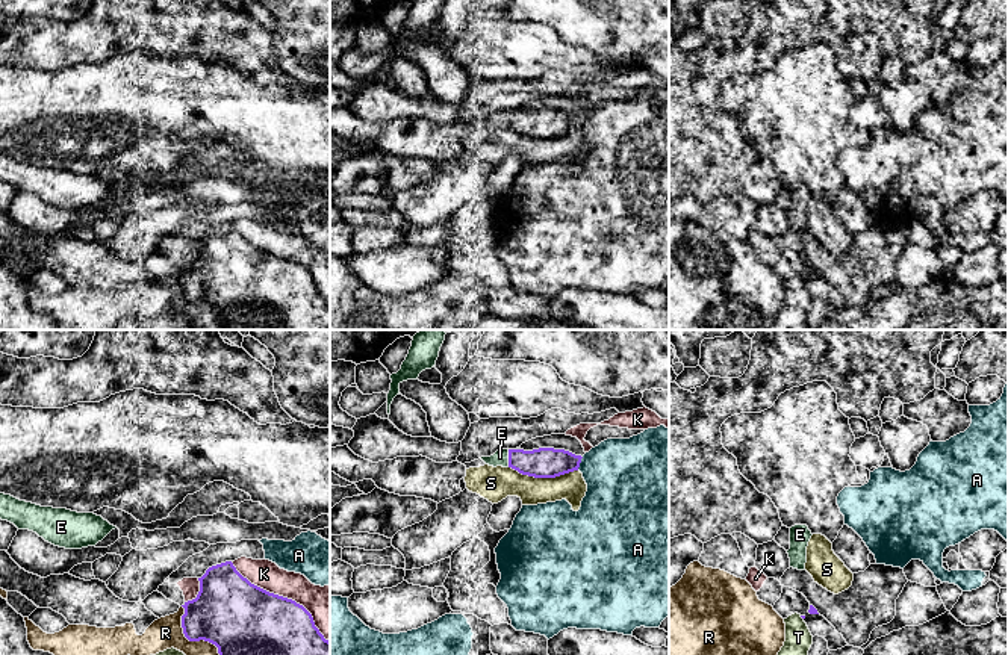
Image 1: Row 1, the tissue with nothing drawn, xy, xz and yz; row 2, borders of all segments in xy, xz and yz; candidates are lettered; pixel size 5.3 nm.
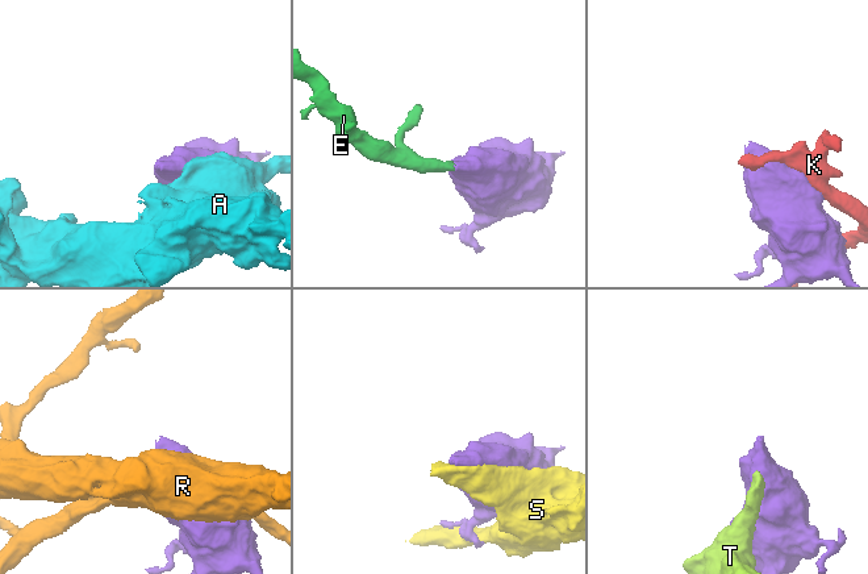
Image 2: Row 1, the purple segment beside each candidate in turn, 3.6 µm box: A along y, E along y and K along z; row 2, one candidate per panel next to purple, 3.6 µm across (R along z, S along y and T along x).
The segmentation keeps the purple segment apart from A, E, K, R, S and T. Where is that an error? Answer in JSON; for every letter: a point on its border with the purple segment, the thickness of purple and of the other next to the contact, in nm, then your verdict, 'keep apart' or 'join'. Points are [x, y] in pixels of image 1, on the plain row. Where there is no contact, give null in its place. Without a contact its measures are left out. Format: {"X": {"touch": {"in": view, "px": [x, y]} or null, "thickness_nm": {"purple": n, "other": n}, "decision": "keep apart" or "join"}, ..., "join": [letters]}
{"A": {"touch": {"in": "xz", "px": [580, 123]}, "thickness_nm": {"purple": 160, "other": 400}, "decision": "keep apart"}, "E": {"touch": {"in": "xz", "px": [509, 120]}, "thickness_nm": {"purple": 160, "other": 80}, "decision": "join"}, "K": {"touch": {"in": "xy", "px": [282, 257]}, "thickness_nm": {"purple": 500, "other": 200}, "decision": "keep apart"}, "R": {"touch": {"in": "xy", "px": [196, 301]}, "thickness_nm": {"purple": 380, "other": 170}, "decision": "keep apart"}, "S": {"touch": {"in": "xz", "px": [544, 138]}, "thickness_nm": {"purple": 160, "other": 170}, "decision": "keep apart"}, "T": {"touch": null, "decision": "keep apart"}, "join": ["E"]}

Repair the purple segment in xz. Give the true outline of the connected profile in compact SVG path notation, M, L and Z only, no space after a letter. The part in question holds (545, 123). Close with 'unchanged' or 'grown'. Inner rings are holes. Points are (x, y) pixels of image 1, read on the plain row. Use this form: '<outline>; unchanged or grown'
M539 109L533 112L502 110L490 118L481 118L489 127L512 129L522 136L534 139L555 139L578 132L581 116L575 116L565 110Z; grown

